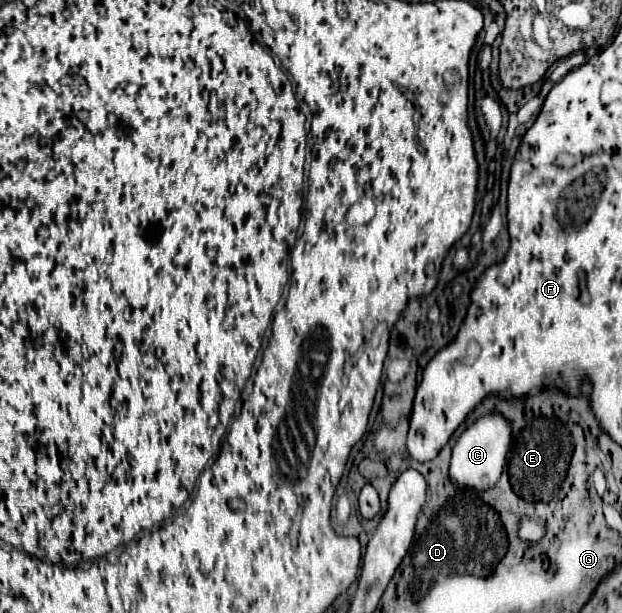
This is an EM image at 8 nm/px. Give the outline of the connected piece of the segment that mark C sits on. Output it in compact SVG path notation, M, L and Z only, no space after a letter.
M487 413L479 417L465 433L457 439L449 477L455 485L473 487L473 489L491 489L503 473L503 465L507 461L507 451L511 445L511 421L505 419L501 413Z

